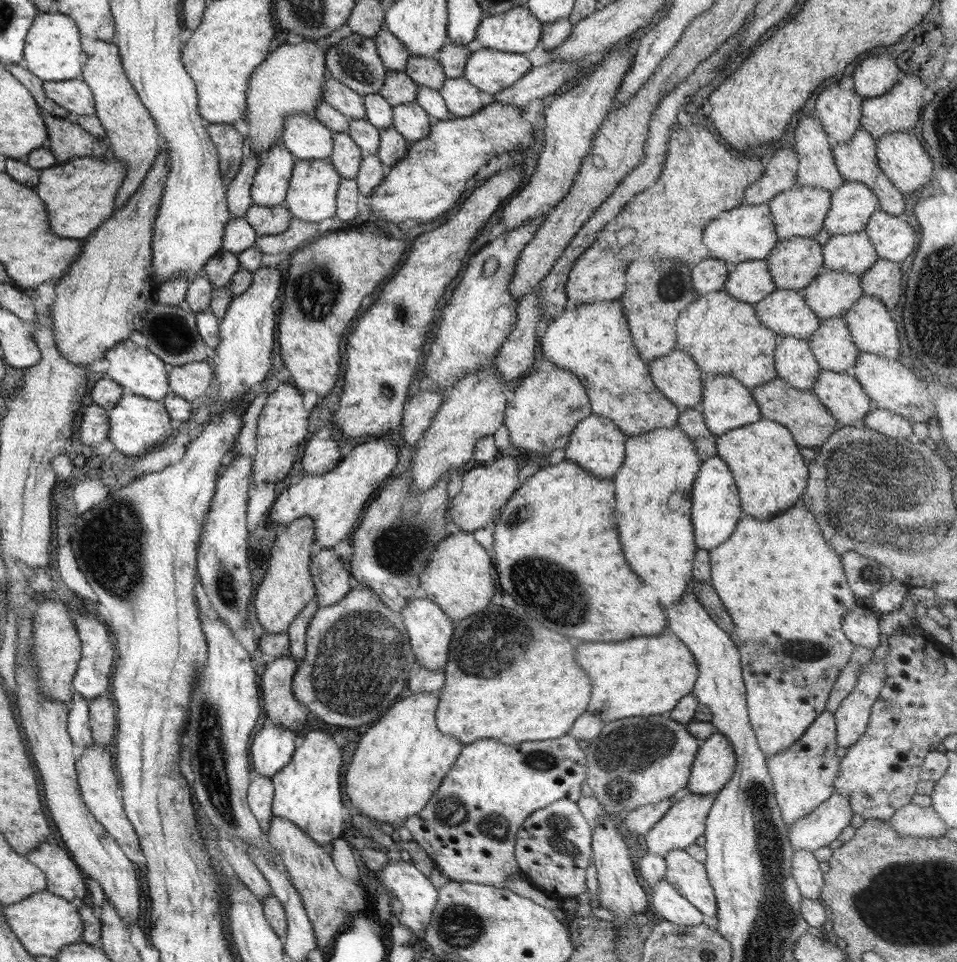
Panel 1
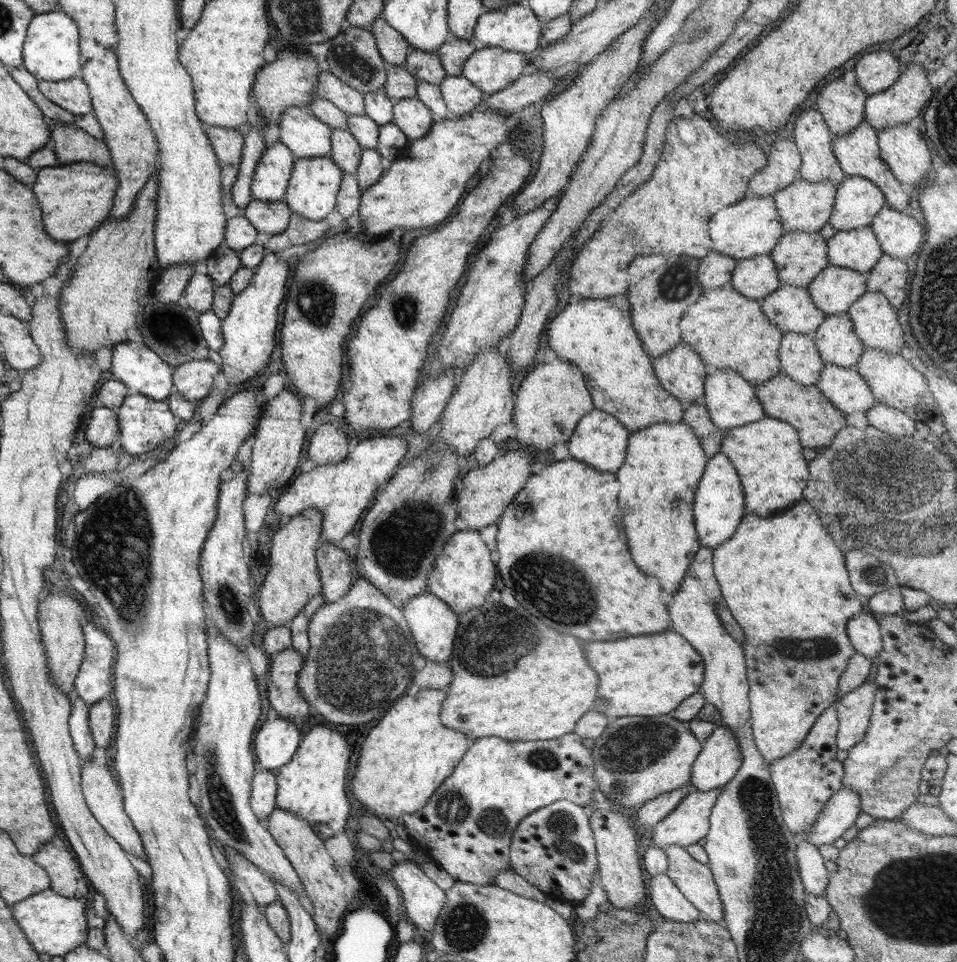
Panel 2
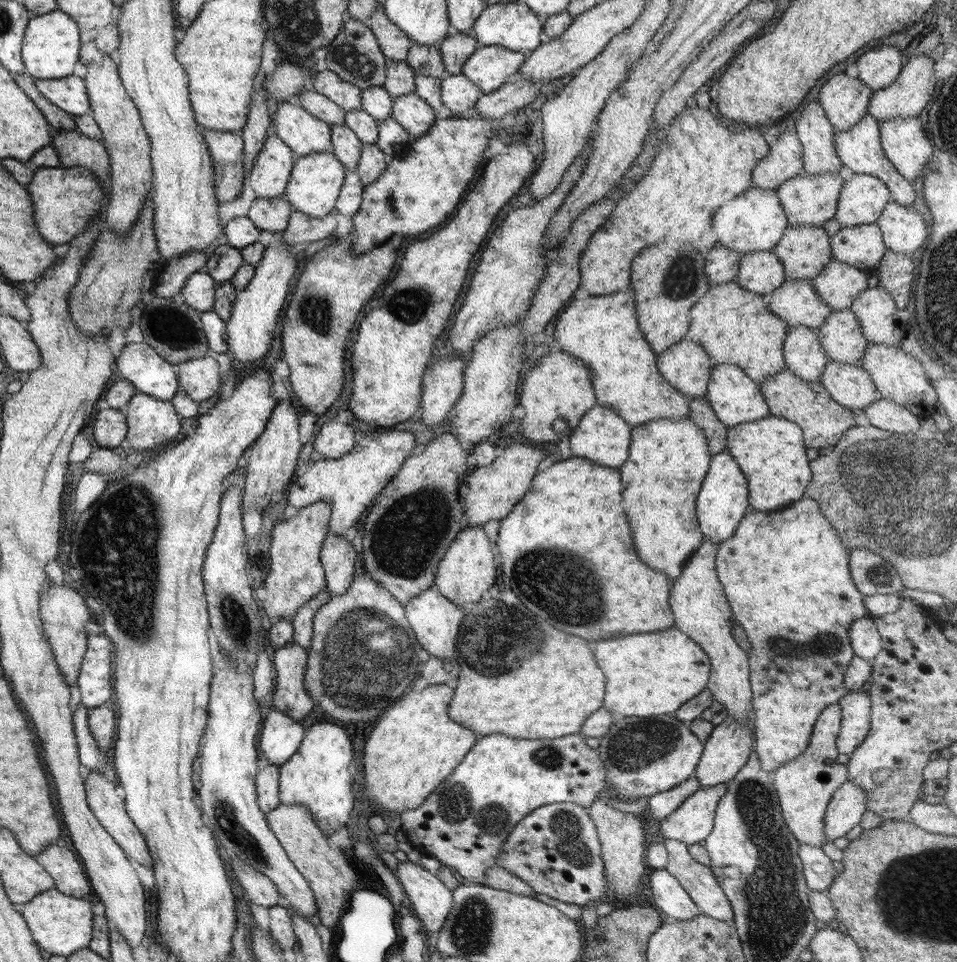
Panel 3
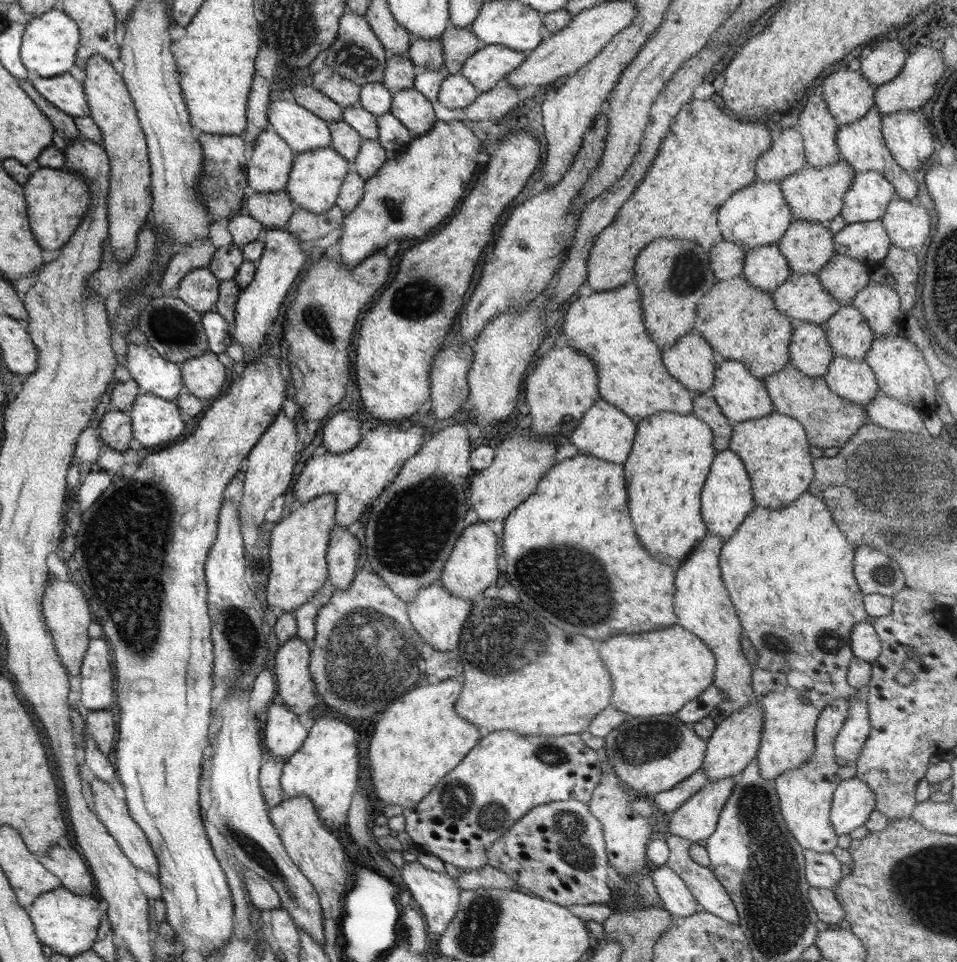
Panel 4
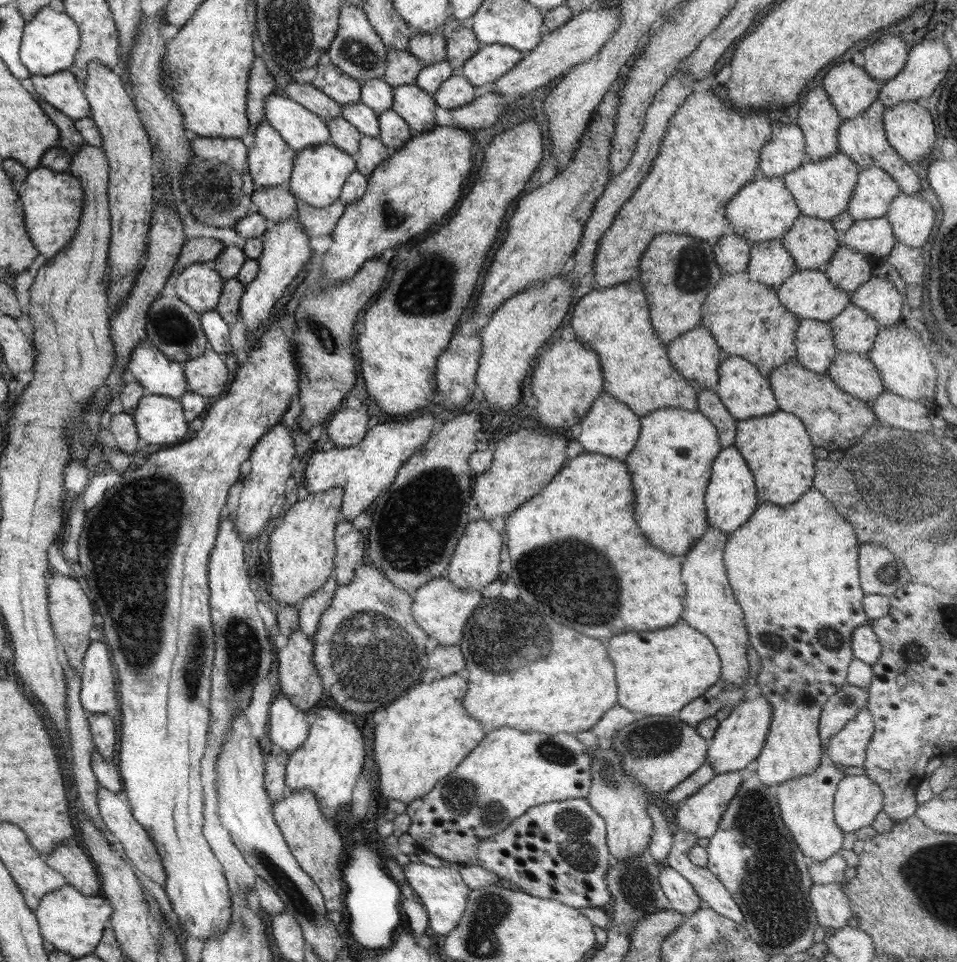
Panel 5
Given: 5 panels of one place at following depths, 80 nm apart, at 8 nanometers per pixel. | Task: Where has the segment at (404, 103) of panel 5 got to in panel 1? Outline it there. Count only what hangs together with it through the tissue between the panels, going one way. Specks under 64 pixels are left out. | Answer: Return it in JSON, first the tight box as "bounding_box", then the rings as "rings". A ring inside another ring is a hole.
{"bounding_box":[393,101,432,144],"rings":[[[416,101],[393,106],[393,127],[411,144],[429,133],[432,117]]]}

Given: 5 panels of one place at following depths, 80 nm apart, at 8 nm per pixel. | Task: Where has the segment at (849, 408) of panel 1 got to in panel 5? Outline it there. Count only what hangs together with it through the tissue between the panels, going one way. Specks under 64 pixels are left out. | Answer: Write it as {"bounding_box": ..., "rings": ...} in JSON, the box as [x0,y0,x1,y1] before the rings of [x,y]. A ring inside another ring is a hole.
{"bounding_box":[826,353,885,402],"rings":[[[840,353],[826,373],[843,392],[864,402],[885,391],[881,374],[866,353]]]}

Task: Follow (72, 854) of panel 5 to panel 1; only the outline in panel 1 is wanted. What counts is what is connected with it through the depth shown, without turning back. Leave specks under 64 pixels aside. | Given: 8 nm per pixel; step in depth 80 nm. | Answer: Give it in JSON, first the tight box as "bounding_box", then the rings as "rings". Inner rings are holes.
{"bounding_box":[25,842,84,902],"rings":[[[44,842],[37,849],[31,850],[25,857],[34,863],[34,866],[41,867],[45,871],[50,893],[61,895],[61,898],[72,902],[84,901],[84,876],[82,876],[80,868],[74,864],[75,860],[68,856],[68,850],[62,850],[60,846],[50,846]]]}

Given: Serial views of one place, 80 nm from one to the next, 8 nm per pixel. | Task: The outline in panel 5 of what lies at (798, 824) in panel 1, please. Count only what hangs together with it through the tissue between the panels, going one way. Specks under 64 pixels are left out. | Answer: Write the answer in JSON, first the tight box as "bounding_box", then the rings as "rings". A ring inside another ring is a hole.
{"bounding_box":[833,775,882,833],"rings":[[[866,775],[847,776],[837,784],[833,813],[845,833],[871,825],[882,807],[882,791]]]}

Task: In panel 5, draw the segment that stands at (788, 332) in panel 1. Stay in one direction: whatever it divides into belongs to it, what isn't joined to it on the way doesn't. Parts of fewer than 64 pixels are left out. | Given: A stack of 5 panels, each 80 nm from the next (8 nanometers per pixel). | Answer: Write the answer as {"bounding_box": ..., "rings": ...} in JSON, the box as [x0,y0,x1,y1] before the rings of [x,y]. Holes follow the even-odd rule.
{"bounding_box":[775,269,851,322],"rings":[[[824,269],[800,270],[791,274],[780,286],[775,287],[780,302],[800,320],[826,322],[837,317],[851,303],[851,294],[834,286]]]}

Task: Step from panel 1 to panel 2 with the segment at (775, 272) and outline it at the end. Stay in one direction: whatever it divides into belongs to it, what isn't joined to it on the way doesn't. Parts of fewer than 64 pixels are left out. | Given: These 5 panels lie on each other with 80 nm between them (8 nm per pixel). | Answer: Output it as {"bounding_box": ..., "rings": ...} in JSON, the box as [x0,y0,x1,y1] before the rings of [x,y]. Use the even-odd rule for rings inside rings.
{"bounding_box":[769,232,829,288],"rings":[[[786,232],[769,257],[777,266],[780,284],[807,288],[829,266],[827,240],[819,232]]]}

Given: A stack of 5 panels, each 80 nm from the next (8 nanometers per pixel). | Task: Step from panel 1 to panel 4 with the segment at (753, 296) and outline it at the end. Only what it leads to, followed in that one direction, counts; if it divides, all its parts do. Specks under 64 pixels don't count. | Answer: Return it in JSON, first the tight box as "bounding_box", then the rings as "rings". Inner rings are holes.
{"bounding_box":[742,243,792,292],"rings":[[[774,243],[747,249],[742,275],[752,286],[771,292],[792,274],[778,243]]]}

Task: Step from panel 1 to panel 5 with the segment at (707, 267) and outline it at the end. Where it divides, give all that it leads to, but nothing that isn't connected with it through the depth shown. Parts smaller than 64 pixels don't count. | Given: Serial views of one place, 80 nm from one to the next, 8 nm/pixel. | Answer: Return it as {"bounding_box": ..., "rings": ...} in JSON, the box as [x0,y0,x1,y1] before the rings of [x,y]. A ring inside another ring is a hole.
{"bounding_box":[712,231,751,275],"rings":[[[731,231],[712,245],[715,261],[723,275],[735,275],[747,270],[751,245],[743,236],[738,236]]]}

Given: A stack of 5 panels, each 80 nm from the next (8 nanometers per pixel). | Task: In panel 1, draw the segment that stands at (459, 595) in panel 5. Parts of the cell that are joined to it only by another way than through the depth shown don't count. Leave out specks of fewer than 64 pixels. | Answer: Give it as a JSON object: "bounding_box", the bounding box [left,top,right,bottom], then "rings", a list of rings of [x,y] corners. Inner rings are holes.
{"bounding_box":[400,598,455,670],"rings":[[[427,598],[412,599],[404,609],[401,609],[400,613],[403,616],[415,660],[421,668],[443,670],[448,662],[448,651],[454,634],[455,621],[448,618],[437,604]]]}

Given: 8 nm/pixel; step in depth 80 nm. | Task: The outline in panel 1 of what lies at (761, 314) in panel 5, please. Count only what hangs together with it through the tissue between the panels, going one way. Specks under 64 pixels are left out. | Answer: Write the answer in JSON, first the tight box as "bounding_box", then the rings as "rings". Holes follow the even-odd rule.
{"bounding_box":[676,288,780,389],"rings":[[[723,288],[696,298],[678,315],[676,323],[676,346],[683,350],[704,372],[705,376],[725,374],[739,380],[746,388],[753,389],[777,377],[774,353],[780,338],[766,328],[757,317],[754,305],[735,300]]]}

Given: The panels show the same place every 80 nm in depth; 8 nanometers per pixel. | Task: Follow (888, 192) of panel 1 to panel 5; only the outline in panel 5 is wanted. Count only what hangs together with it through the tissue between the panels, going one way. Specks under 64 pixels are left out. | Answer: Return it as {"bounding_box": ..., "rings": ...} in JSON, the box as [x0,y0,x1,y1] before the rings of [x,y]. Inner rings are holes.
{"bounding_box":[837,99,921,196],"rings":[[[876,99],[864,114],[856,118],[842,120],[837,132],[839,150],[850,157],[861,170],[868,170],[873,166],[885,170],[898,183],[902,193],[912,196],[912,194],[916,194],[921,188],[920,178],[914,172],[916,168],[908,164],[908,161],[903,160],[887,141],[883,127],[883,114],[885,109],[885,106]]]}

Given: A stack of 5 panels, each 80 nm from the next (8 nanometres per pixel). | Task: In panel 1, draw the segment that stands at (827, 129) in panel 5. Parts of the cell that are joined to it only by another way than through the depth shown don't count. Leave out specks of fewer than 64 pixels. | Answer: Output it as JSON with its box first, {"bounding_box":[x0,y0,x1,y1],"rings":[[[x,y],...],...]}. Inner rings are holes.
{"bounding_box":[794,114,846,193],"rings":[[[811,114],[802,117],[797,122],[797,126],[794,128],[794,142],[794,150],[799,160],[796,185],[825,188],[833,193],[846,182],[839,173],[833,157],[832,149],[837,145],[837,142],[824,132],[817,115]]]}

